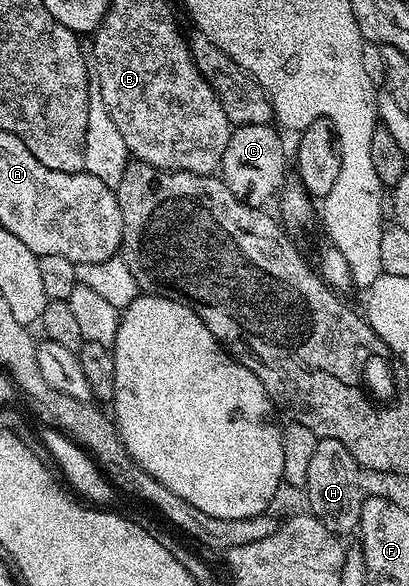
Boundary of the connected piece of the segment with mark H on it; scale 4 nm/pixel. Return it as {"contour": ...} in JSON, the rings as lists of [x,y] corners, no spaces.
{"contour":[[[317,439],[303,488],[308,494],[307,510],[318,521],[322,521],[326,529],[338,536],[347,537],[360,526],[360,514],[366,498],[366,491],[360,488],[360,475],[362,476],[362,469],[354,457],[350,457],[350,449],[346,449],[342,441]]]}

